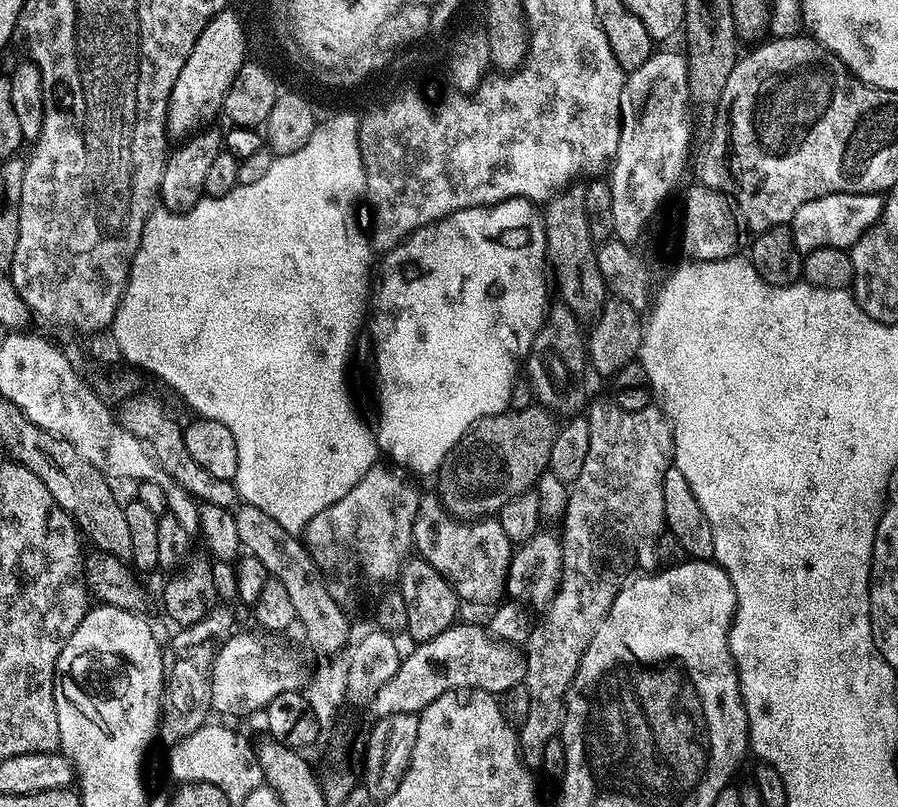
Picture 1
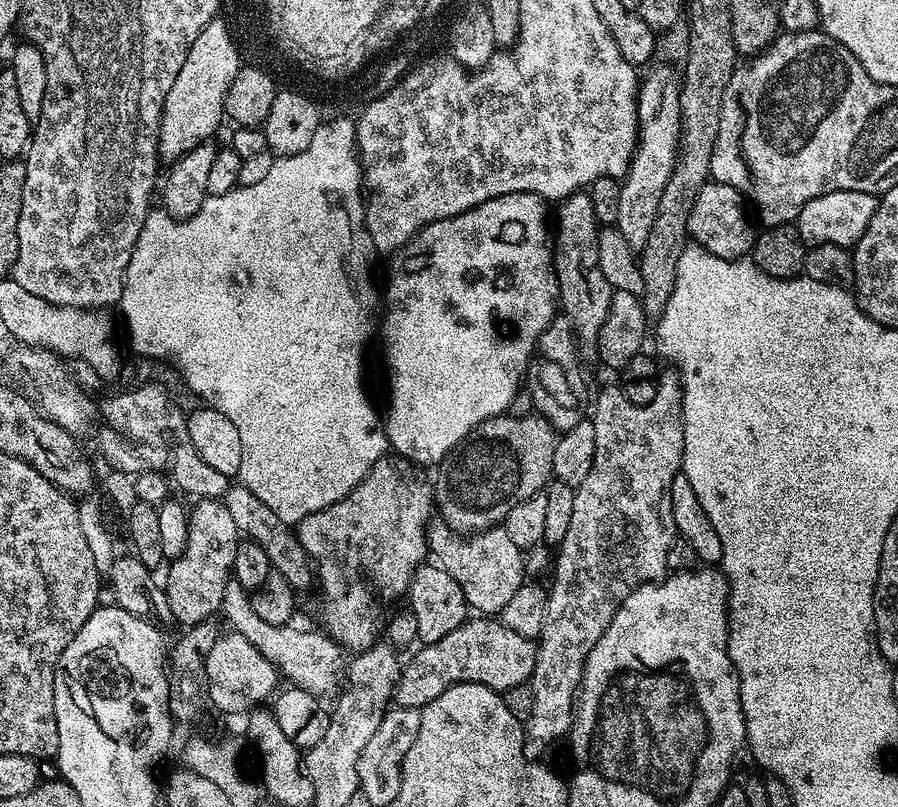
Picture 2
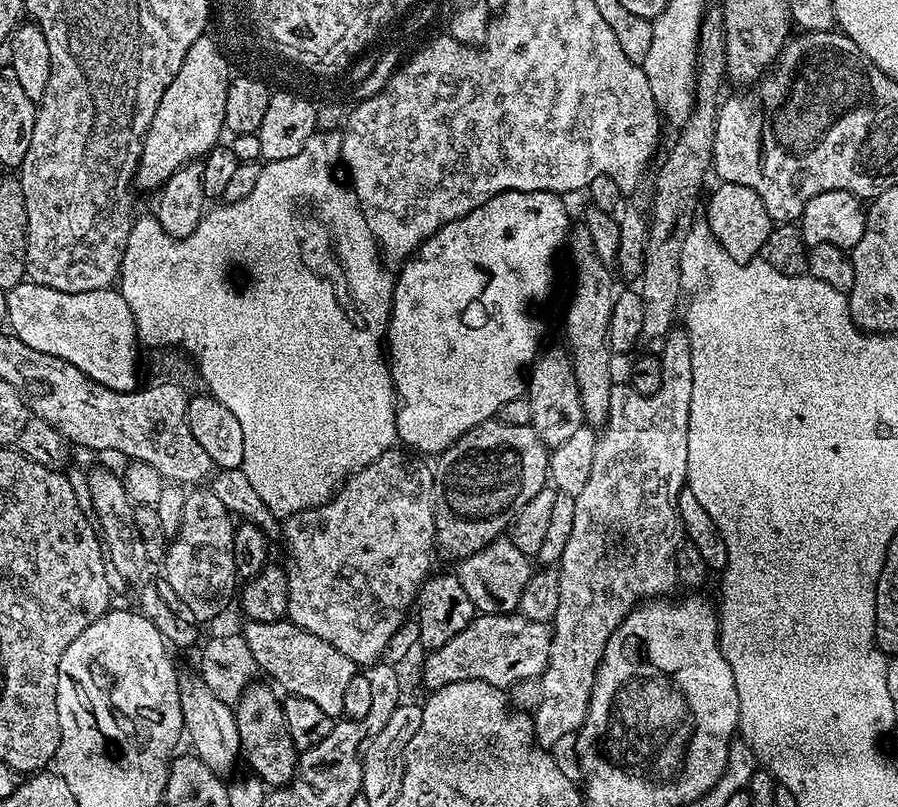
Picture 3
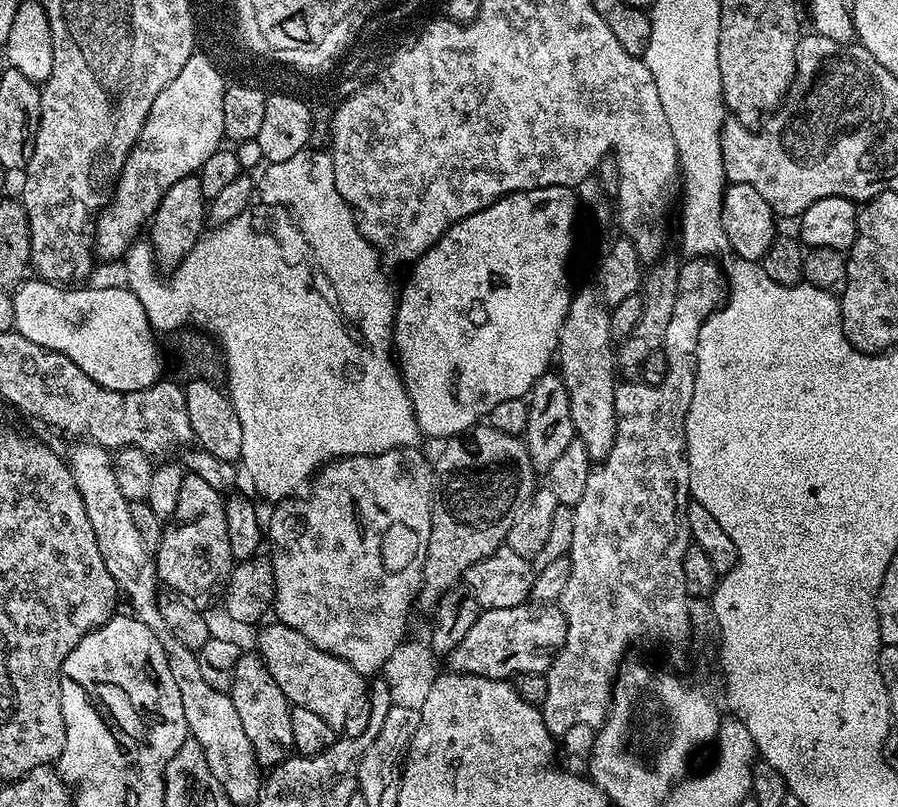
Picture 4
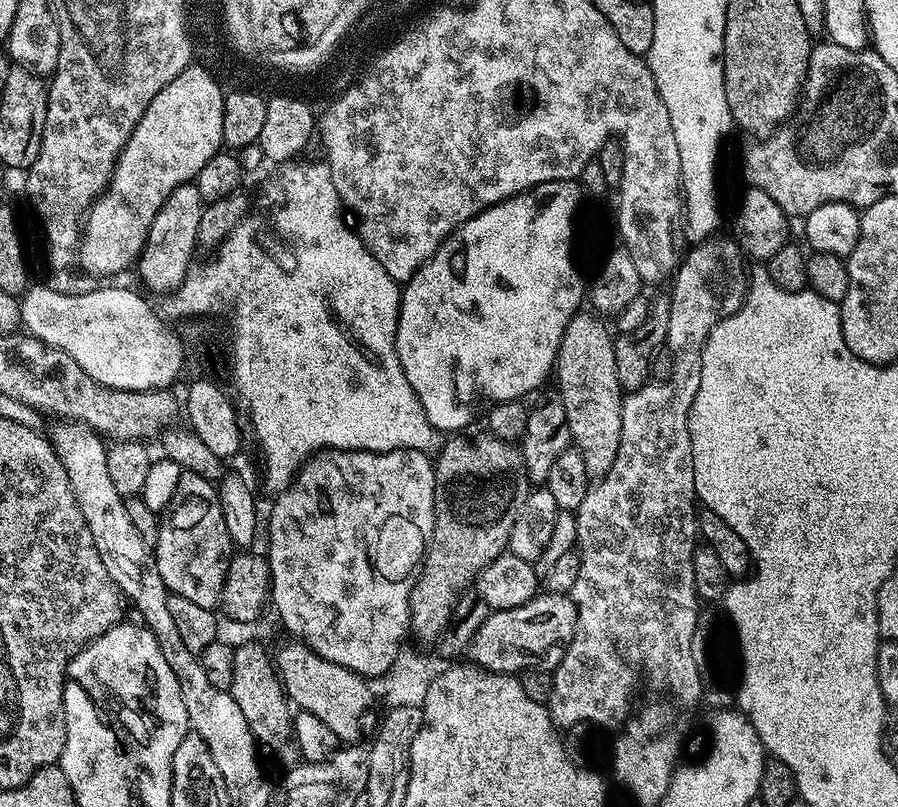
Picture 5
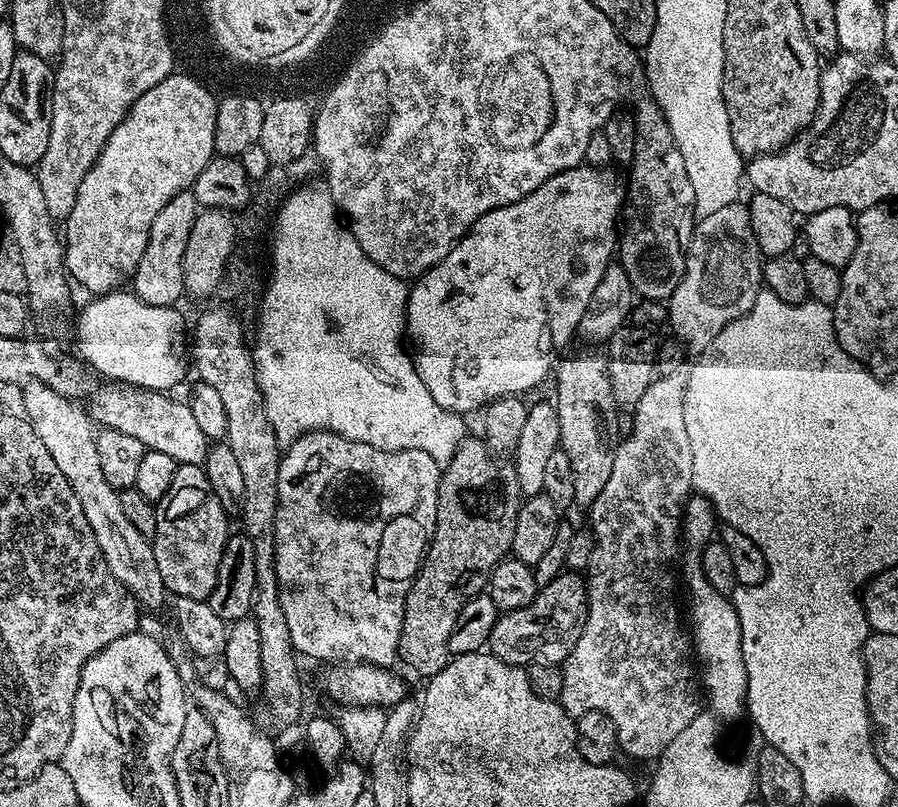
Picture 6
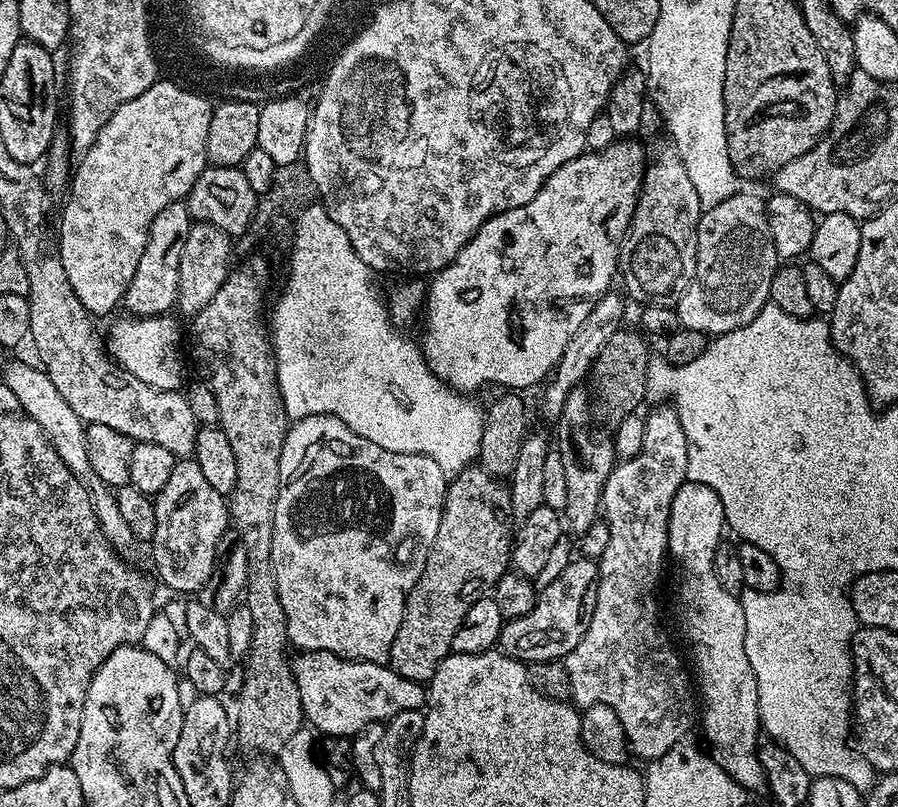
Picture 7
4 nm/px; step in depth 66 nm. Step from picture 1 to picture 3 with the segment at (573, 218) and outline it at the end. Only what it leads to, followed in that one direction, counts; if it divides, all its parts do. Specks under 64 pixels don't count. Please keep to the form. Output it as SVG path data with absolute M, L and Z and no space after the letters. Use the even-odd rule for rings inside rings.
M586 226L573 227L566 237L566 252L572 263L572 293L568 296L568 309L564 312L564 336L568 356L574 366L574 378L578 384L584 423L588 426L603 426L608 421L610 390L614 383L612 359L614 353L608 347L610 310L614 299L612 276L609 265L598 258L594 238Z

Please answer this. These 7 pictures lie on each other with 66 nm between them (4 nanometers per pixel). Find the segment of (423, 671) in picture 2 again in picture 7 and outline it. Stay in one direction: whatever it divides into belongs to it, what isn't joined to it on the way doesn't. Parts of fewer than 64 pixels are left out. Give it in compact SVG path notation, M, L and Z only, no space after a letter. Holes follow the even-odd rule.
M573 558L566 570L550 582L537 595L534 610L505 623L500 632L499 651L516 660L535 662L537 660L560 660L566 658L582 642L582 634L590 626L592 611L596 605L596 578L598 564L595 559Z

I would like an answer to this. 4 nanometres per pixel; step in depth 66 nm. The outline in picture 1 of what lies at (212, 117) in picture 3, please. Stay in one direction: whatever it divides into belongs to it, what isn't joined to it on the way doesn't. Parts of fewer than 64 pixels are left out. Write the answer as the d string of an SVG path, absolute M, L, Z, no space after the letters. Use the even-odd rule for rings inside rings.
M220 10L209 20L207 26L202 30L202 34L198 34L198 42L194 42L194 50L190 50L190 58L186 58L186 66L182 66L181 72L178 74L178 82L174 82L174 90L170 94L170 102L168 103L168 128L171 129L173 133L180 132L183 128L191 129L193 126L191 124L196 124L199 120L208 118L219 113L224 106L224 95L230 90L230 86L234 82L234 78L238 74L238 70L242 67L245 57L245 35L244 28L242 25L238 24L238 18L234 18L234 14L231 10Z

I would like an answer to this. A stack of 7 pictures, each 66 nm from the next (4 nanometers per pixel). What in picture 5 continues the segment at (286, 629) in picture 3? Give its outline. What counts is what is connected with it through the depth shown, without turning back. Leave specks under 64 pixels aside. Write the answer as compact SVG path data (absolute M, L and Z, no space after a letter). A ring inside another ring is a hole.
M299 642L281 650L276 656L277 674L289 701L301 711L314 714L329 726L341 743L357 745L363 741L362 736L371 731L378 722L372 715L372 707L368 703L368 692L360 684L361 676L346 670L337 663L327 662L312 650ZM368 715L366 718L364 716Z

